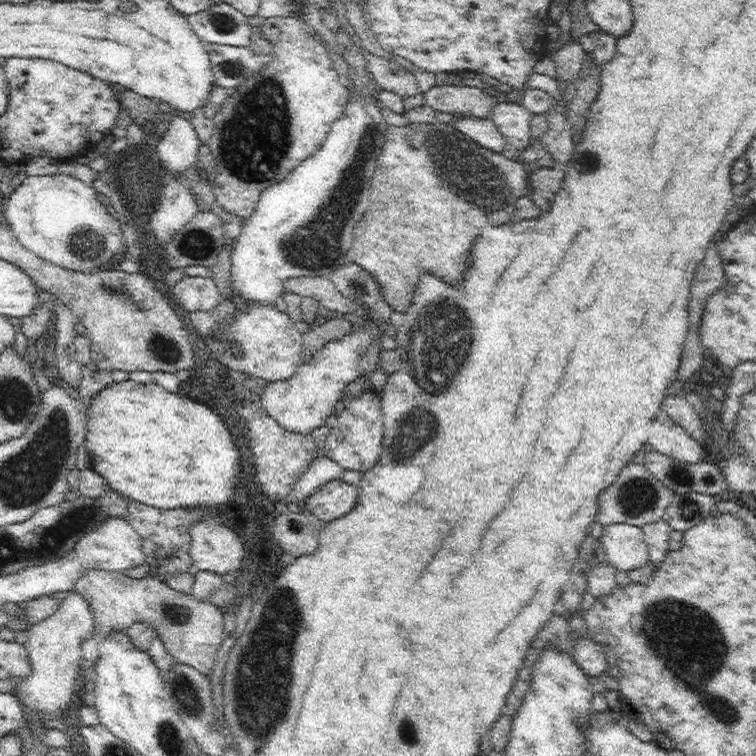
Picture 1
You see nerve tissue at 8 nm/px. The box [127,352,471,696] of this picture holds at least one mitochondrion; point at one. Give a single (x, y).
(175, 613)

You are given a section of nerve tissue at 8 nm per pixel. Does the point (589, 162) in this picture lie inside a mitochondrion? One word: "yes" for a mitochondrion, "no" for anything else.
no

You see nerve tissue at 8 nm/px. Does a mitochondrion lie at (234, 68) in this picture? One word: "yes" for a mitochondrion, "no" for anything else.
yes

